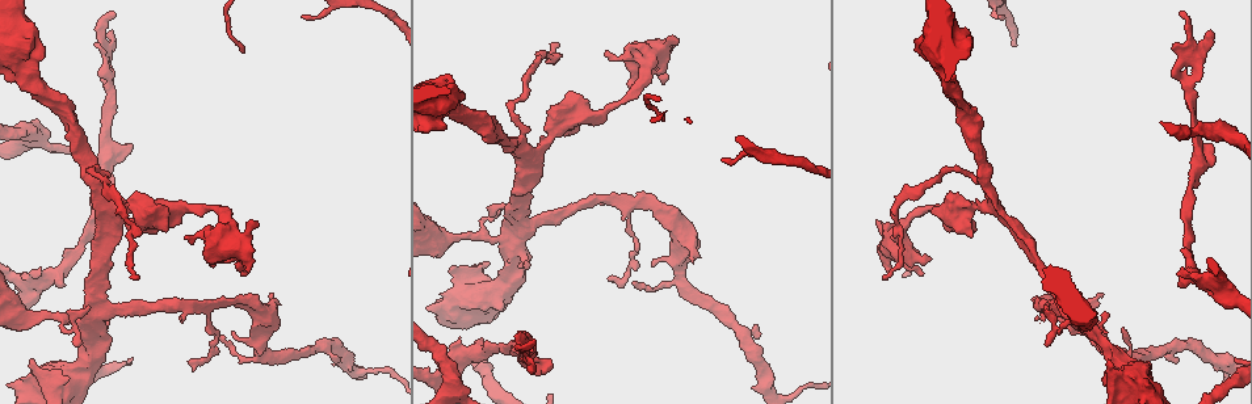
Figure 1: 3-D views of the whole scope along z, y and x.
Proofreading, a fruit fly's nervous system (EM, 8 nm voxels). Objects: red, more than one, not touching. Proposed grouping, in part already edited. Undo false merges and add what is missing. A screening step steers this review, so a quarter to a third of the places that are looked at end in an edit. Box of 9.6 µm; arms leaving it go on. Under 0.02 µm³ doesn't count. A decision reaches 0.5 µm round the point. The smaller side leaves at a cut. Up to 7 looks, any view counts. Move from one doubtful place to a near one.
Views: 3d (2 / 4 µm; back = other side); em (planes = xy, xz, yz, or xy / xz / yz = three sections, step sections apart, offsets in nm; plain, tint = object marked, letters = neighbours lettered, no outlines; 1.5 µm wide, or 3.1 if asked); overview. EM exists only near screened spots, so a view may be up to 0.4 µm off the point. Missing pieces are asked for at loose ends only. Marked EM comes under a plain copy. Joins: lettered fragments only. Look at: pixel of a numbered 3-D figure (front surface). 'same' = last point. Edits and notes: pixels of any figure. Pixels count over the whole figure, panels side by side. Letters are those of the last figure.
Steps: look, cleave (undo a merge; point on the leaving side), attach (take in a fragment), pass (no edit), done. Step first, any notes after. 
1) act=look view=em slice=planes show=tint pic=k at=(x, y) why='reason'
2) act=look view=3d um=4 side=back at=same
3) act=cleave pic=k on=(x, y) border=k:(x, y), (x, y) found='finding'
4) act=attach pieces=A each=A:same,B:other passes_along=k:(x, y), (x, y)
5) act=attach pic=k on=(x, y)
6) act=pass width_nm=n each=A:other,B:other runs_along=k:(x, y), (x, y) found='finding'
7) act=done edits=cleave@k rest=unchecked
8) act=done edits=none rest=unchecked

act=look view=em slice=xz step=4 show=tint pic=1 at=(271, 296) why='free end'

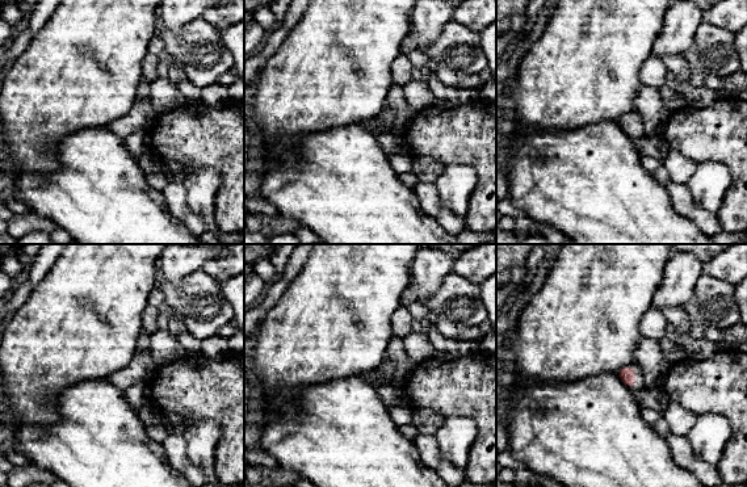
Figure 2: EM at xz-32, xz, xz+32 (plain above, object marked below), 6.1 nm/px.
act=look view=em slice=planes show=tint at=same why='another direction'

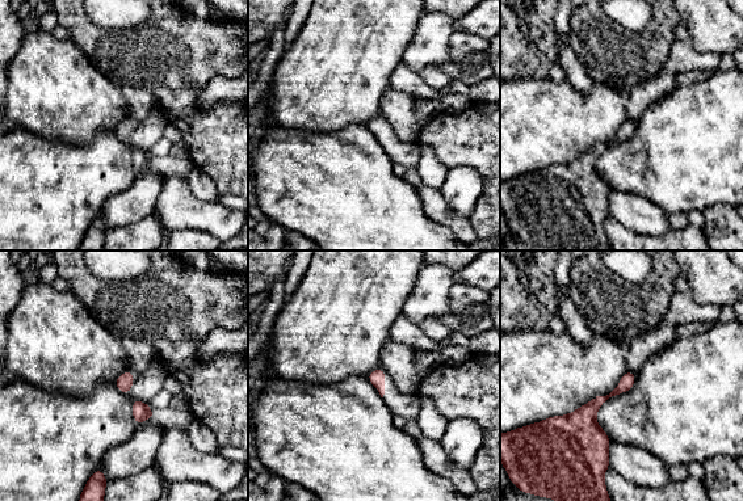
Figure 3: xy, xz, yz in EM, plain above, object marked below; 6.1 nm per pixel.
act=look view=em slice=planes show=letters at=same why='see the neighbours'

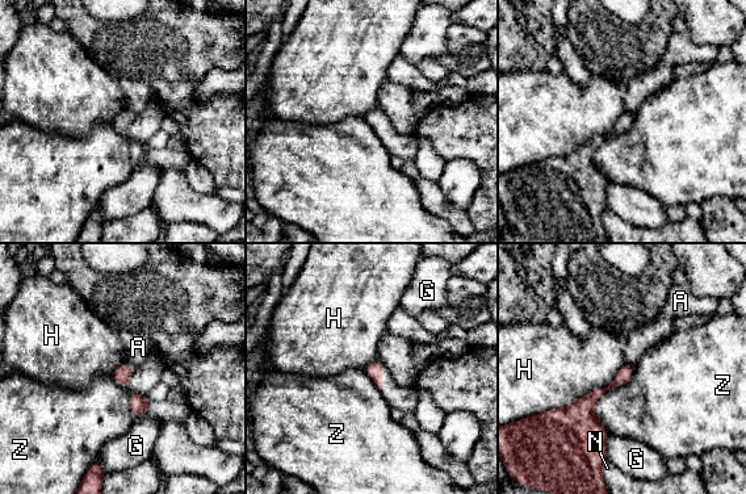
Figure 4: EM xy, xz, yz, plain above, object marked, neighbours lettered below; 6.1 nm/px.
act=pass each=A:other,G:other,H:other,N:other,Z:other border=4:(633, 365), (595, 402), (607, 432) found='no lettered fragment goes on from it'

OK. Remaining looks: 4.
act=look view=3d um=4 side=back pic=1 at=(567, 116) why='sudden change in width'

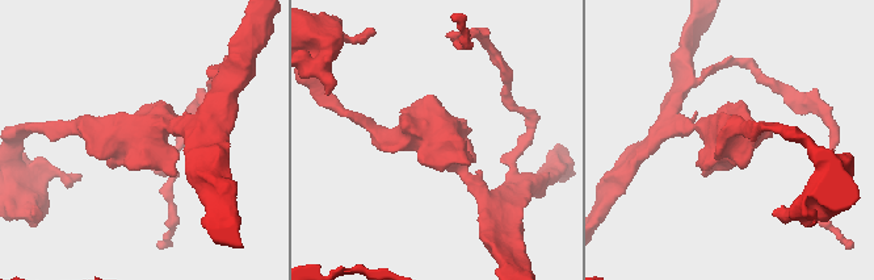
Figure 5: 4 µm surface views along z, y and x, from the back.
act=look view=em slice=yz step=4 show=letters pic=5 at=(439, 143)

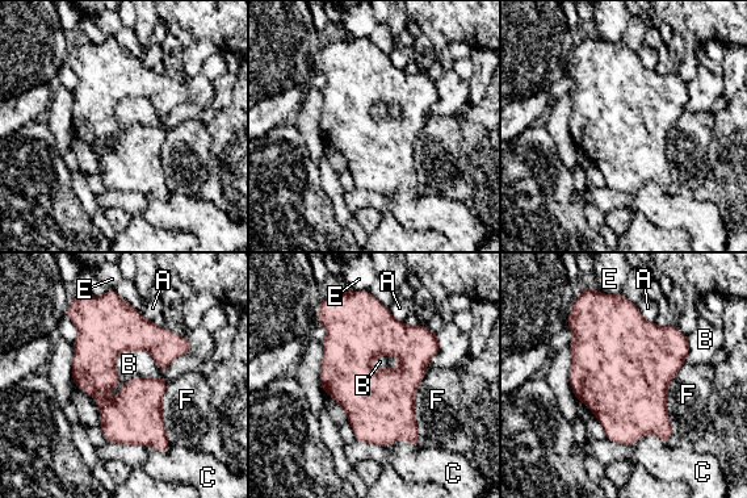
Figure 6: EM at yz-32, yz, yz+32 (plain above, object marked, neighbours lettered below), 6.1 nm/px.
act=pass each=A:other,B:other,C:other,E:other,F:other border=6:(191, 340), (104, 396) found='continuous, no second neuron'

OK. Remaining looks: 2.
act=look view=em slice=planes show=tint pic=1 at=(130, 144) why='an open end'

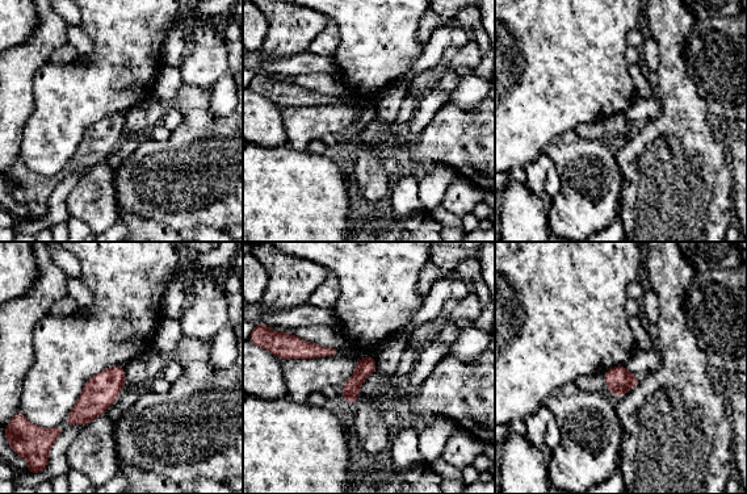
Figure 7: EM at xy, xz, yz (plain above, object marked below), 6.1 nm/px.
act=look view=em slice=planes show=letters at=same why='see the neighbours'

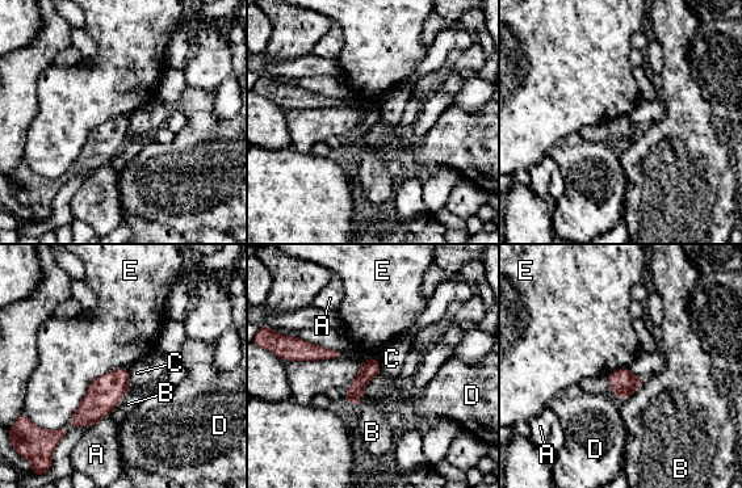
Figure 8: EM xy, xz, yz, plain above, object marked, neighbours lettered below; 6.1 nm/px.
act=pass each=A:other,B:other,C:other,D:other,E:other found='no lettered fragment goes on from it'

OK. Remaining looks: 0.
act=done edits=none rest=unchecked

